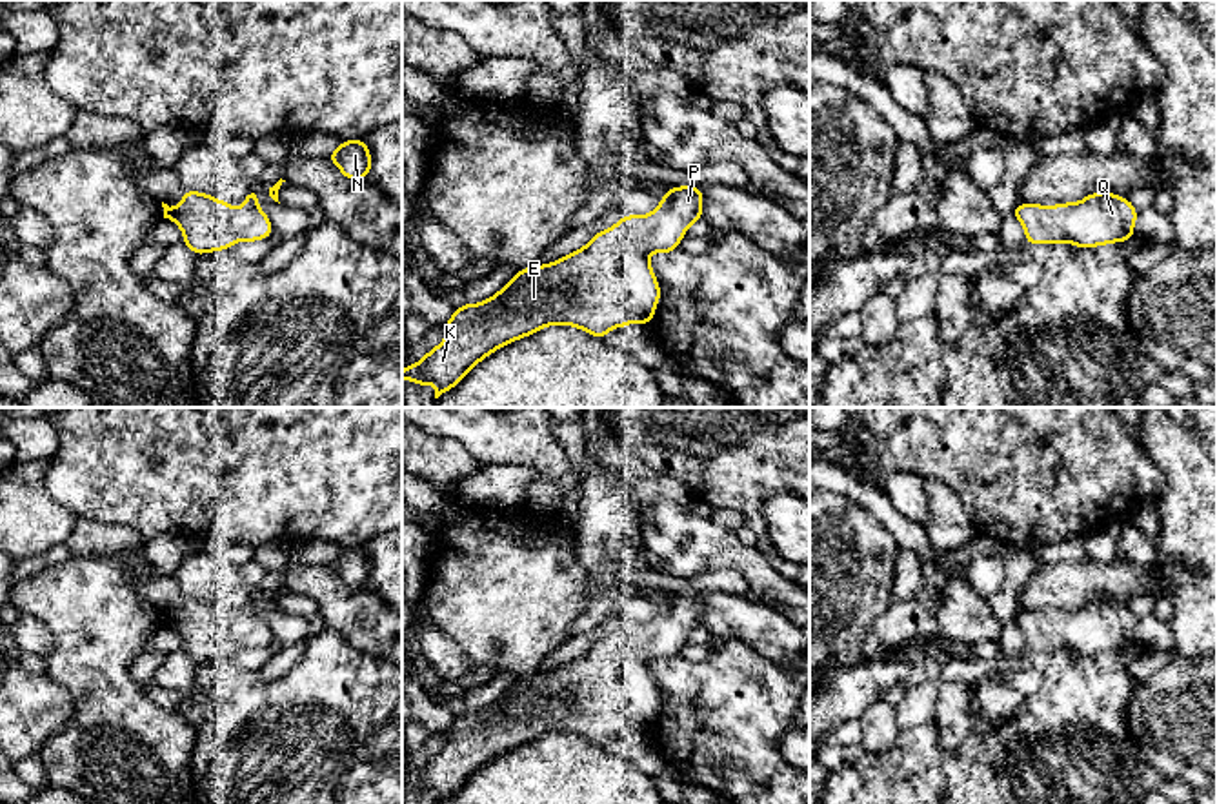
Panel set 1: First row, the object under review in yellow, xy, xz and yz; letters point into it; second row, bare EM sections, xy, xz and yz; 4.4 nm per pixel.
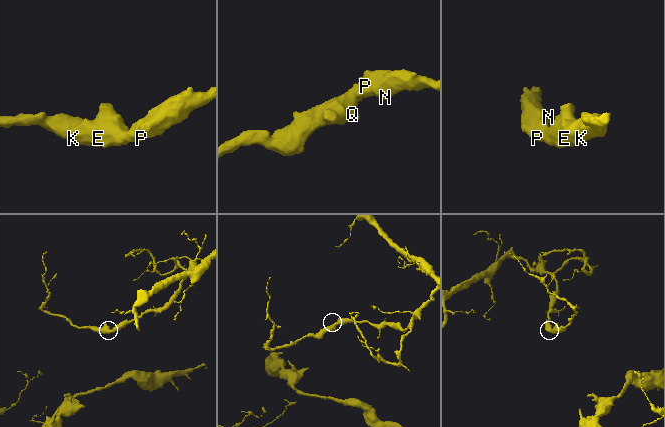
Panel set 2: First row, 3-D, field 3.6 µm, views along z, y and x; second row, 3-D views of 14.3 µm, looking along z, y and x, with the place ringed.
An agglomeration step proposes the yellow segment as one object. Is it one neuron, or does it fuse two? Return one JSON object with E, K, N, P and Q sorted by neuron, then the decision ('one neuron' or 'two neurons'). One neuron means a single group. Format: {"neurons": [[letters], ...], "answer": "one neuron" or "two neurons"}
{"neurons": [["E", "K", "N", "P", "Q"]], "answer": "one neuron"}

